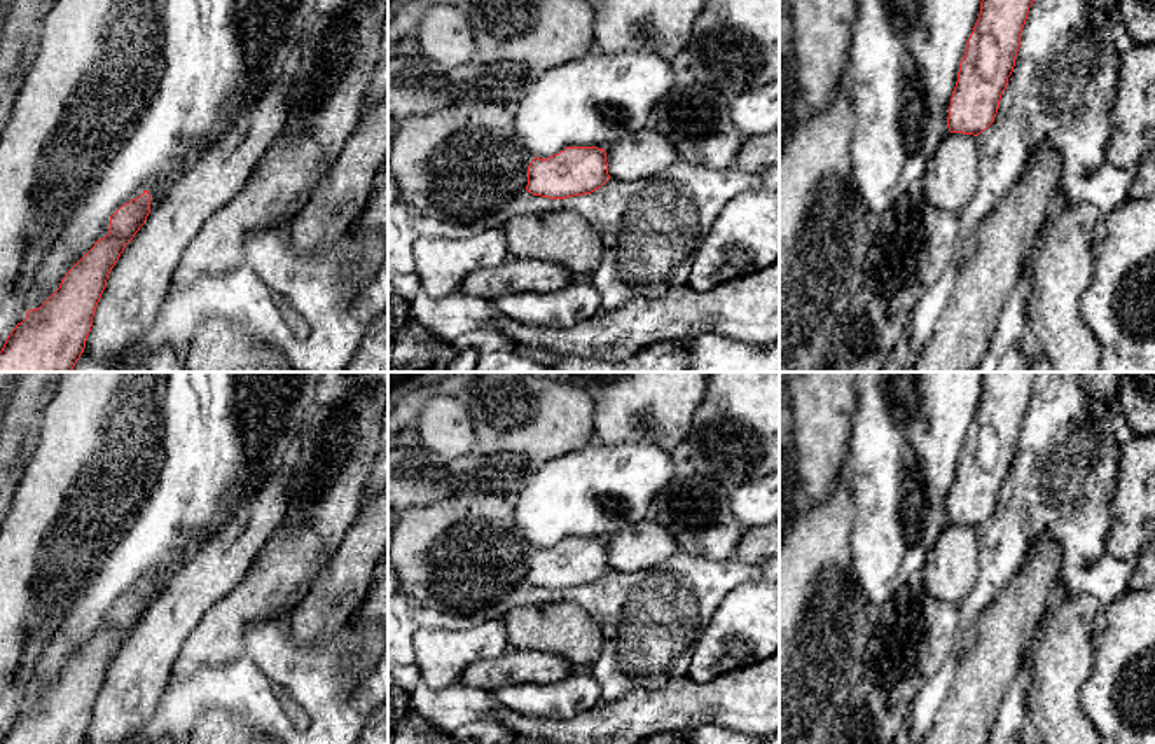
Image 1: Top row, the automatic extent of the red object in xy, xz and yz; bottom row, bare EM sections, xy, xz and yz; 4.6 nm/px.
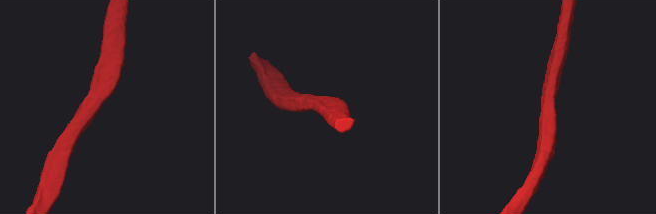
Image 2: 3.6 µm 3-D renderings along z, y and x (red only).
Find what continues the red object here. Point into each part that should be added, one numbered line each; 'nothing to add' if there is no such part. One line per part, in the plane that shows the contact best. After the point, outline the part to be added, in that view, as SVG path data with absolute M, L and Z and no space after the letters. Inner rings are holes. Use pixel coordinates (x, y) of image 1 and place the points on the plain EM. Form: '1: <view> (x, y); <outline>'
nothing to add

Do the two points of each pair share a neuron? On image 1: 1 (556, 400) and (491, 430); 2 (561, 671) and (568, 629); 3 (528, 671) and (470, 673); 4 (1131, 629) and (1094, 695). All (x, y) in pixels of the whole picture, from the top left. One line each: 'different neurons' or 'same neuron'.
1: same neuron
2: different neurons
3: same neuron
4: same neuron

